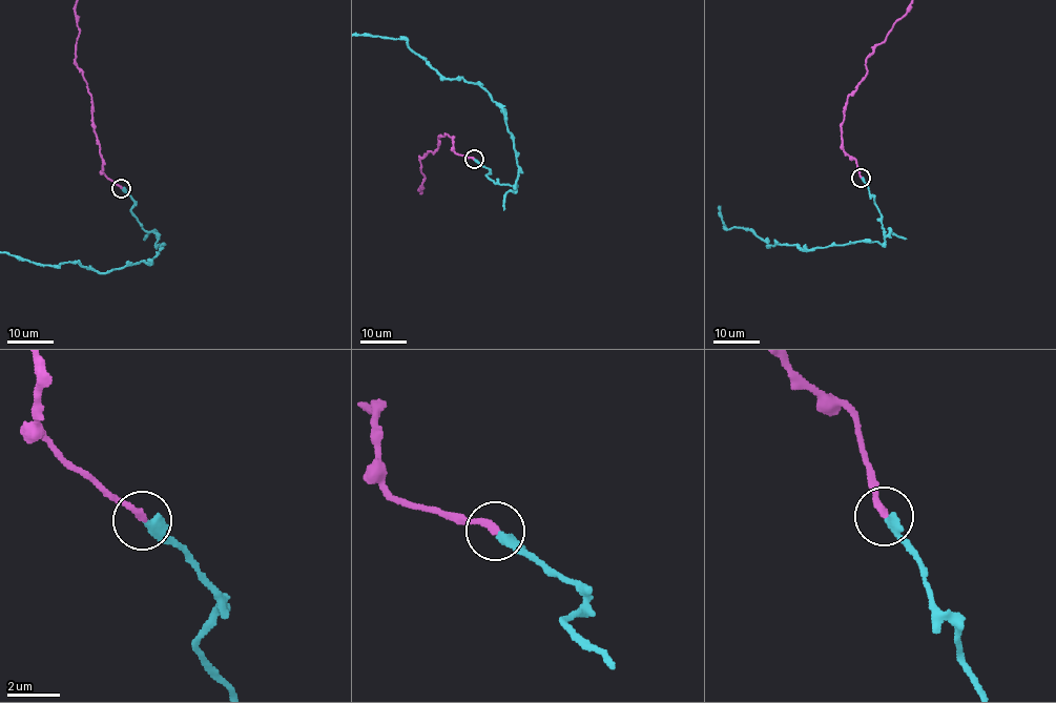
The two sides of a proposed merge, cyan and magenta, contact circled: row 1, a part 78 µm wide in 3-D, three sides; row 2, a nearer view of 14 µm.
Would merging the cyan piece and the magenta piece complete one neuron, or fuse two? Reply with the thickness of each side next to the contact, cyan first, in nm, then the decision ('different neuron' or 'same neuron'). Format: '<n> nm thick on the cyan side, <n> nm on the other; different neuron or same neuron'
400 nm thick on the cyan side, 280 nm on the other; same neuron

